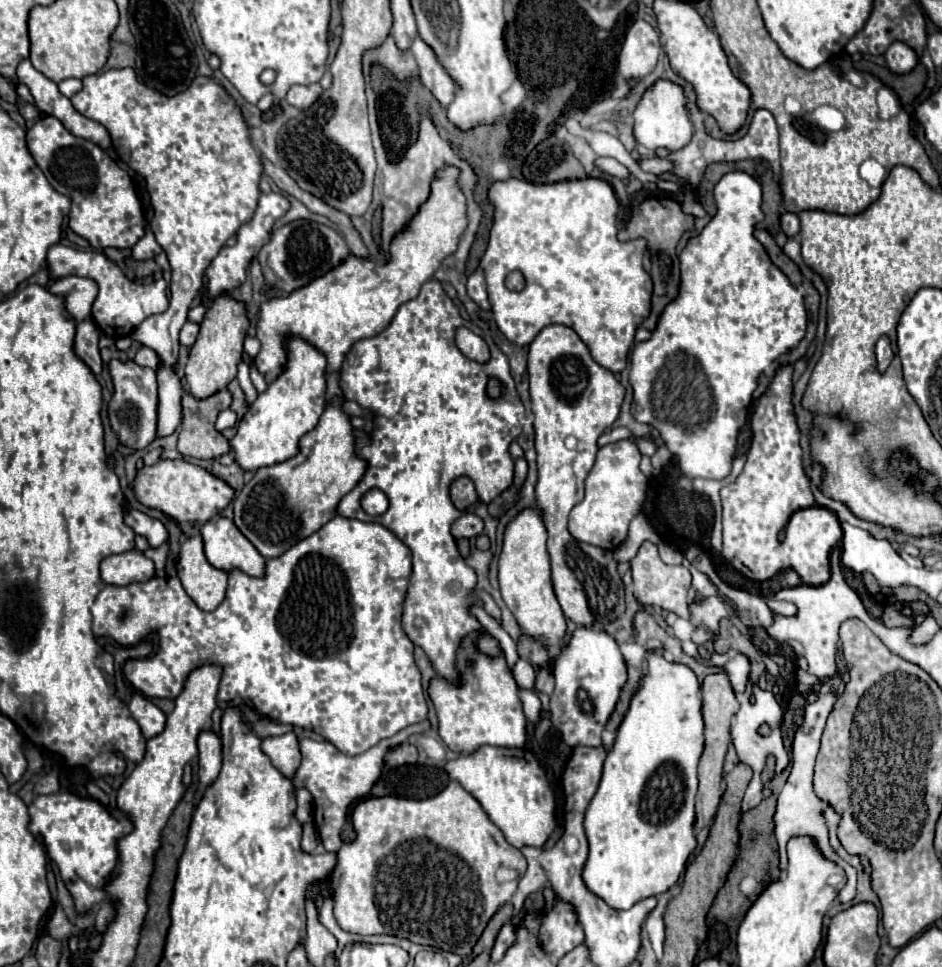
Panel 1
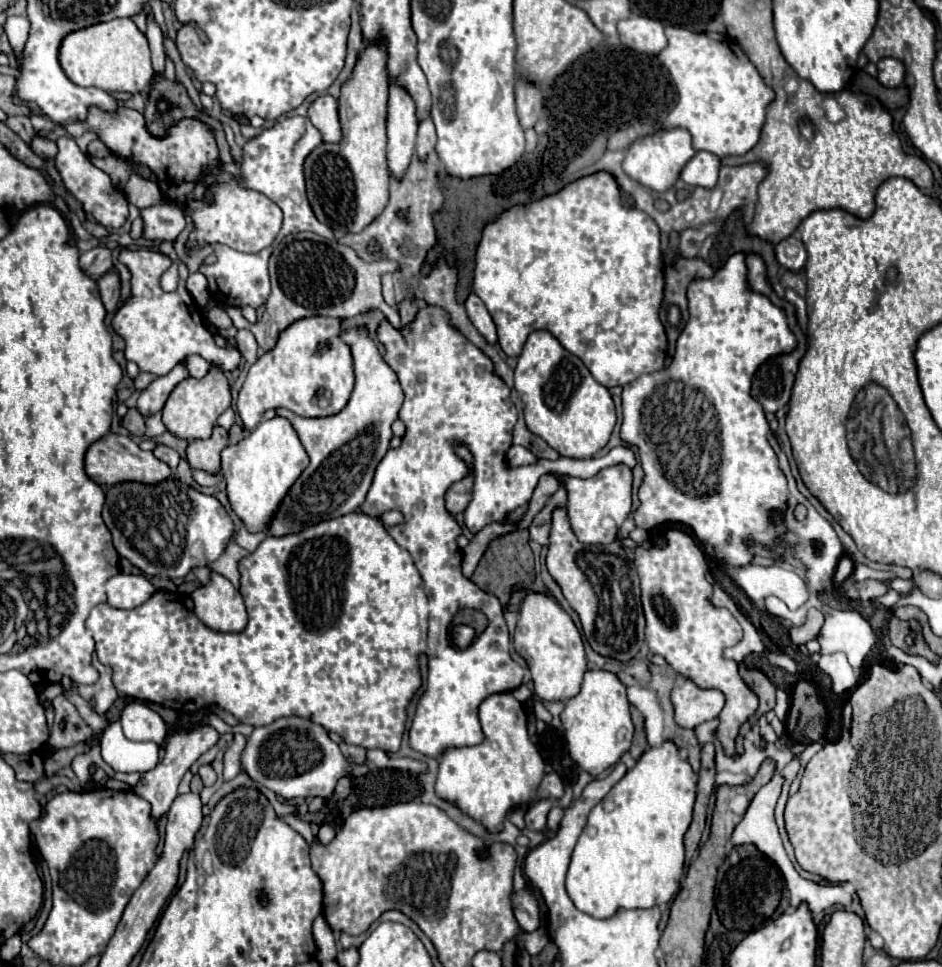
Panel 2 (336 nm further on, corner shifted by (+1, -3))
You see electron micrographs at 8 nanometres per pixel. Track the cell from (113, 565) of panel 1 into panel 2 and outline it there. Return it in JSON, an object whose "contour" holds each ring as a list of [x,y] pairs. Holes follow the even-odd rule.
{"contour":[[[119,573],[105,583],[107,603],[115,609],[133,609],[145,603],[153,593],[155,587],[147,581],[145,575],[127,575]]]}

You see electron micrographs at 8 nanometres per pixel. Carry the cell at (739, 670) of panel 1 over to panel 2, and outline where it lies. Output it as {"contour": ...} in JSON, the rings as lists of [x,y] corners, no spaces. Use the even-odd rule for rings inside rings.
{"contour":[[[685,681],[683,685],[675,685],[671,691],[671,703],[675,707],[675,723],[693,729],[705,721],[715,719],[723,705],[725,695],[721,691],[701,691],[695,683]]]}

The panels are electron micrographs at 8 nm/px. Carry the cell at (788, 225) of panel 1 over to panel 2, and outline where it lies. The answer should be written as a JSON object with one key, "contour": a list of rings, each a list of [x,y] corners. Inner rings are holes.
{"contour":[[[791,235],[789,239],[783,239],[779,245],[775,245],[775,255],[777,255],[777,261],[793,273],[799,273],[807,261],[805,245],[795,235]]]}

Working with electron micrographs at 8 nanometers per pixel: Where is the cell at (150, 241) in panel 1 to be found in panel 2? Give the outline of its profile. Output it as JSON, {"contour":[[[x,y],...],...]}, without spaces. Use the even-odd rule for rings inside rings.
{"contour":[[[161,201],[153,207],[143,209],[145,237],[159,241],[175,241],[175,237],[185,229],[185,211],[173,201]]]}

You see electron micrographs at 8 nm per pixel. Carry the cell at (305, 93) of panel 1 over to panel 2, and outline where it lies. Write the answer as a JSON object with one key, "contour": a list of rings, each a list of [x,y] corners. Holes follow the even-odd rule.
{"contour":[[[319,95],[313,101],[313,105],[309,107],[309,119],[321,131],[323,141],[327,143],[341,141],[343,133],[341,133],[341,123],[339,123],[337,101],[331,95]]]}

